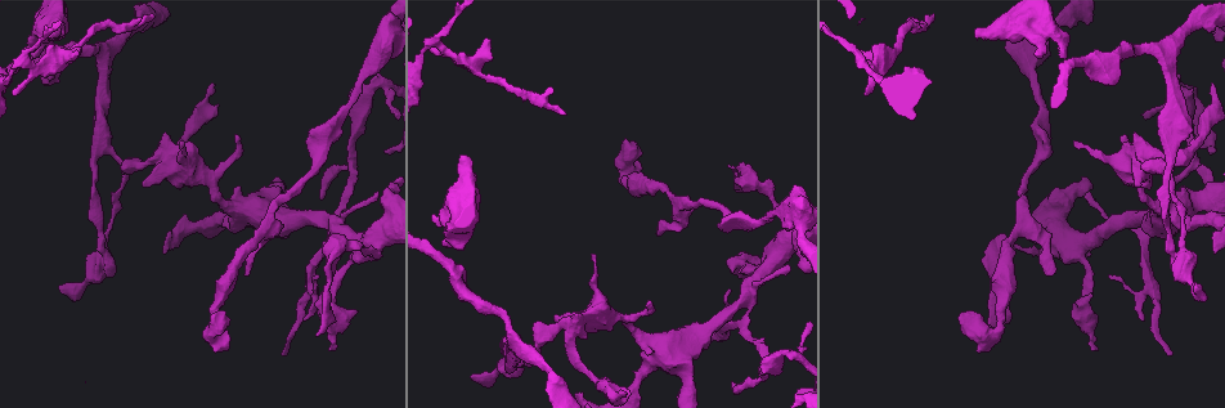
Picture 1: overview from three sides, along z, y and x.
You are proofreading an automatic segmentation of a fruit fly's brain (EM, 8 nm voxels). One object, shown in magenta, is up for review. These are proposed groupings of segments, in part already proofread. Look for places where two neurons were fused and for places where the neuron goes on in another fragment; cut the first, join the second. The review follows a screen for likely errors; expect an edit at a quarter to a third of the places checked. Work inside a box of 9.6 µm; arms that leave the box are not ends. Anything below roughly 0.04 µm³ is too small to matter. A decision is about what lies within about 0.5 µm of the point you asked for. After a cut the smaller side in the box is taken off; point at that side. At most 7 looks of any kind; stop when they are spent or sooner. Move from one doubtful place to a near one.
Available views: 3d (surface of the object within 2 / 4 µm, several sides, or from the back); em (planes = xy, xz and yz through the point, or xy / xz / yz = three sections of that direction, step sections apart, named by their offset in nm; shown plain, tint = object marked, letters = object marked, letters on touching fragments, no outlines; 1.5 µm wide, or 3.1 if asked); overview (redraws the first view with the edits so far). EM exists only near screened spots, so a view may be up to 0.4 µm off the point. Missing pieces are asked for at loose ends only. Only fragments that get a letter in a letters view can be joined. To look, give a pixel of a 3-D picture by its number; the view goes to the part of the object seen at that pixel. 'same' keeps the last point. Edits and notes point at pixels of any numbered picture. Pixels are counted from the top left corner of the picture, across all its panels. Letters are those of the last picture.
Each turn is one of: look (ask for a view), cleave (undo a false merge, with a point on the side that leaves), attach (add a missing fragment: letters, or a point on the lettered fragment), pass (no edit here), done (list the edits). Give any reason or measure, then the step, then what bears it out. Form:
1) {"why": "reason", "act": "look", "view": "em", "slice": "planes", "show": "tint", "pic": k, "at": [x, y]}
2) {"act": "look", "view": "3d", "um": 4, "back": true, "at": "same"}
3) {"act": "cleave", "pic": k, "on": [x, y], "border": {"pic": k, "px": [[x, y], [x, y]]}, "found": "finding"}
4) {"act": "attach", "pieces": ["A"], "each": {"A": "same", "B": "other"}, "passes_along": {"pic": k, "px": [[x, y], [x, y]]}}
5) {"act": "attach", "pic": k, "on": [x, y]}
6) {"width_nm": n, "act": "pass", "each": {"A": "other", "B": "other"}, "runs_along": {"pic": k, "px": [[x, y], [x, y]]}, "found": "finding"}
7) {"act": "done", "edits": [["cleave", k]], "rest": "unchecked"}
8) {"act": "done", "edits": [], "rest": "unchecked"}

{"why": "sudden change in width", "act": "look", "view": "3d", "um": 2, "back": true, "pic": 1, "at": [336, 288]}

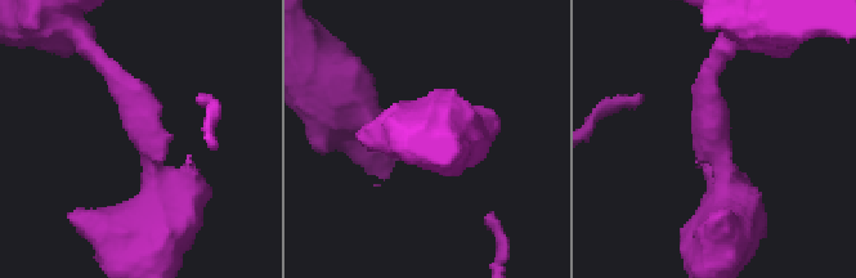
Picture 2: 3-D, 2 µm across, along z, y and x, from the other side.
{"arm_widths_nm": [180, 420], "act": "look", "view": "em", "slice": "xy", "step": 8, "show": "tint", "pic": 2, "at": [709, 134]}

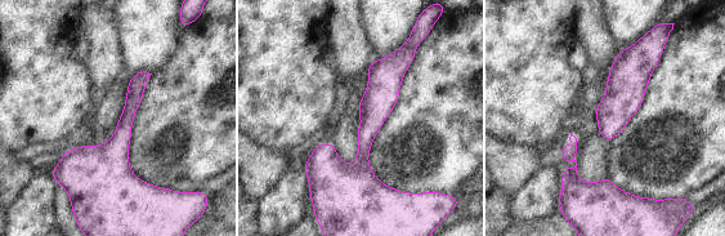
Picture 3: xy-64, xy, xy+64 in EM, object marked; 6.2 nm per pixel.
{"why": "what lies round it", "act": "look", "view": "em", "slice": "xy", "step": 8, "show": "letters", "at": "same"}

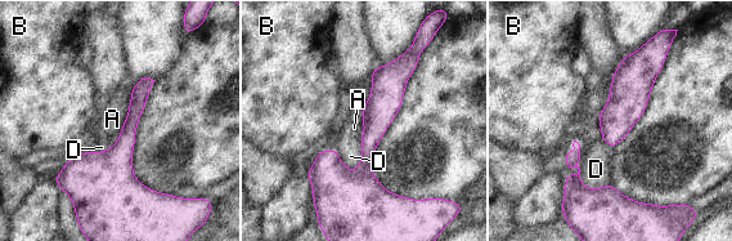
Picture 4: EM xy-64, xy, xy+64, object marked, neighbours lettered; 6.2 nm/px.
{"act": "pass", "each": {"A": "other", "B": "other", "D": "other"}, "border": {"pic": 4, "px": [[131, 90], [128, 115], [120, 129]]}, "found": "continuous, no second neuron"}

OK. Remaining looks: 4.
{"why": "calibre changes", "act": "look", "view": "em", "slice": "xz", "step": 4, "show": "letters", "pic": 1, "at": [105, 243]}

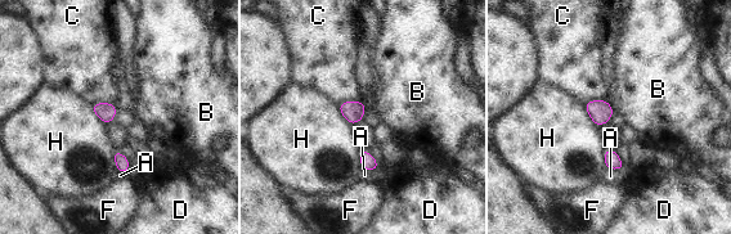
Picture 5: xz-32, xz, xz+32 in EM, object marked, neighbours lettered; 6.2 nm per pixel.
{"width_nm": 140, "act": "pass", "each": {"A": "other", "B": "other", "C": "other", "D": "other", "F": "other", "H": "other"}, "border": {"pic": 5, "px": [[605, 98], [615, 111]]}, "found": "one neuron here"}

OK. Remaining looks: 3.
{"why": "an open end", "act": "look", "view": "3d", "um": 4, "back": true, "pic": 1, "at": [735, 384]}

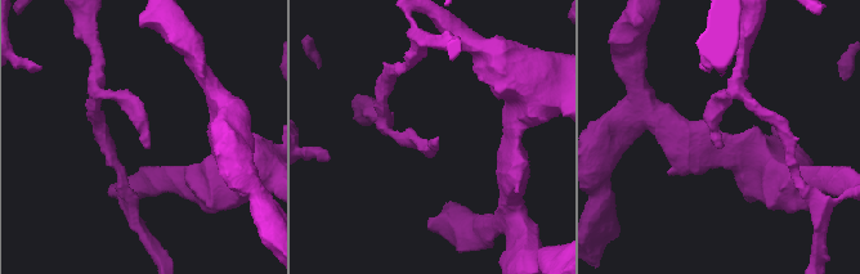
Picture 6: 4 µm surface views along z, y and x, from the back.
{"why": "need the tissue", "act": "look", "view": "em", "slice": "planes", "show": "letters", "pic": 6, "at": [435, 139]}

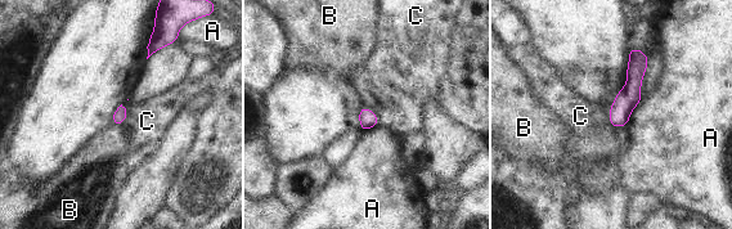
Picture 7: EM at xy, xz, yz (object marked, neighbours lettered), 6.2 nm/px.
{"longest_contact_nm": ["A", 180], "act": "pass", "each": {"A": "other", "B": "other", "C": "other"}, "found": "none of them fits"}

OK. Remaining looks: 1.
{"act": "done", "edits": [], "rest": "unchecked"}

